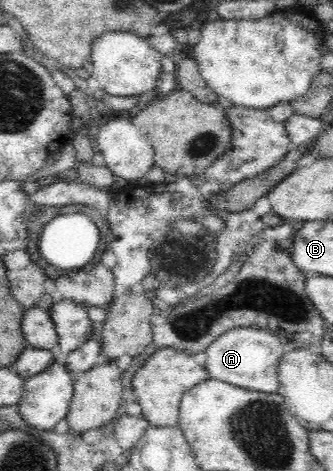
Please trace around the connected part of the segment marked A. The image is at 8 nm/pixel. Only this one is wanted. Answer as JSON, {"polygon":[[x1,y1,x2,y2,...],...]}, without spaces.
{"polygon":[[237,328,229,330,221,338,211,342,204,352,207,354,204,367,207,368,211,378,242,389,262,393,278,392,278,368,284,353,283,342,277,335,255,328]]}

